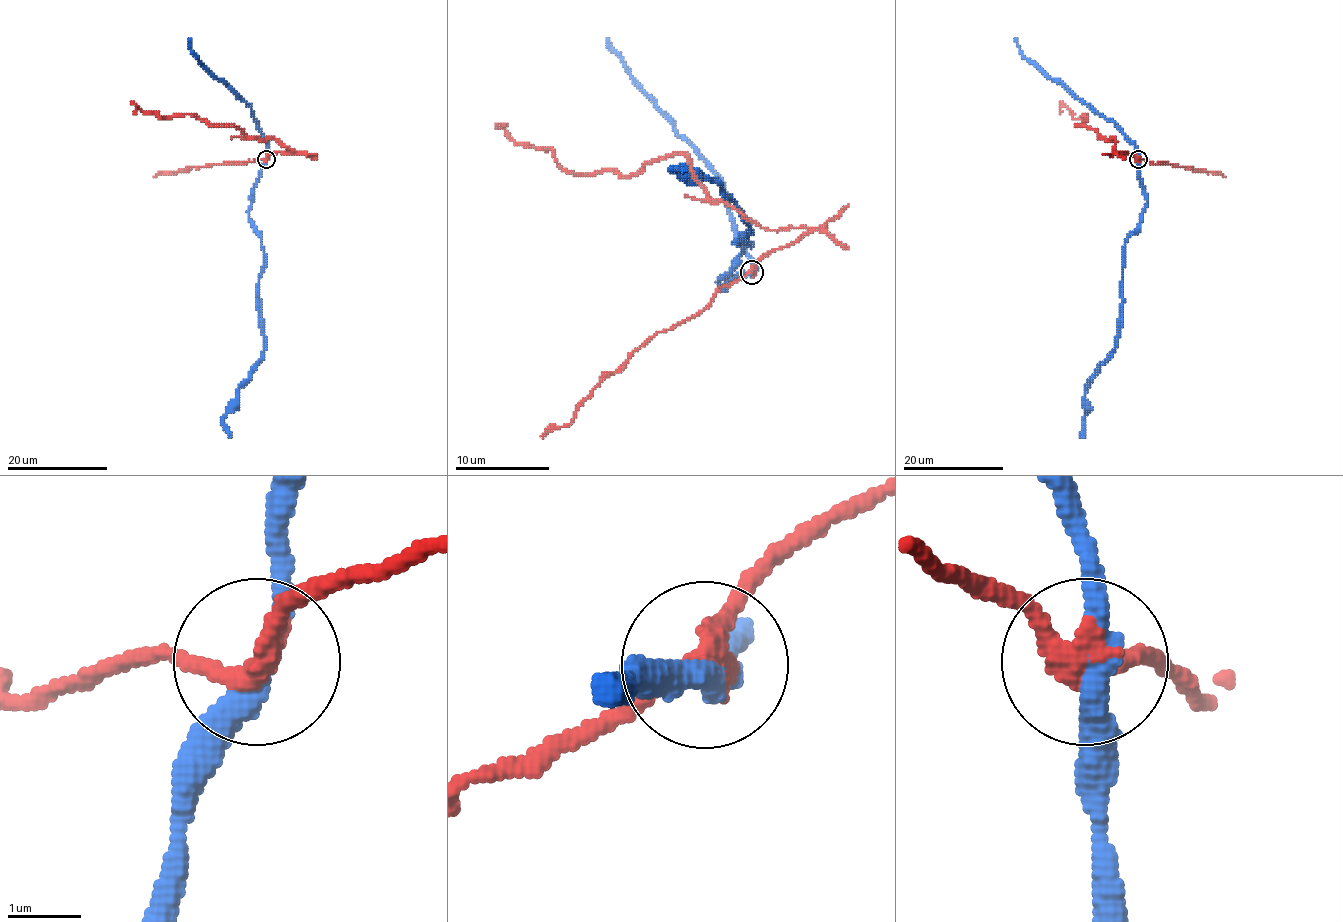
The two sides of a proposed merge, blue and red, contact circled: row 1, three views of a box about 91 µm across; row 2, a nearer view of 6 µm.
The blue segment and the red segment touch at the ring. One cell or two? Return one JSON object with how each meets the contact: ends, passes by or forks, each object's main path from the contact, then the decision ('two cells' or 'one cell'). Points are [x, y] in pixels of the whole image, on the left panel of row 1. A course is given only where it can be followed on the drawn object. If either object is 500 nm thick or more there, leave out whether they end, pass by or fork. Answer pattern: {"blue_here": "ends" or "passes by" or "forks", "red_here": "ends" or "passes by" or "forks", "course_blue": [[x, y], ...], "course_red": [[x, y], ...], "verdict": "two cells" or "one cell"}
{"blue_here": "passes by", "red_here": "passes by", "course_blue": [[266, 159], [249, 211], [249, 221], [260, 236], [264, 253], [259, 279], [264, 356], [223, 419], [232, 438]], "course_red": [[266, 159], [296, 152], [189, 114], [160, 118], [136, 106], [134, 114]], "verdict": "two cells"}

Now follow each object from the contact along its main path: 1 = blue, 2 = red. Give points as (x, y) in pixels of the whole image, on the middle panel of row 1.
1: (751, 272), (725, 289), (720, 284), (748, 244), (739, 242), (748, 218), (699, 173), (670, 171), (687, 166)
2: (751, 272), (808, 230), (767, 230), (713, 201), (682, 154), (628, 175), (573, 173), (502, 123)

